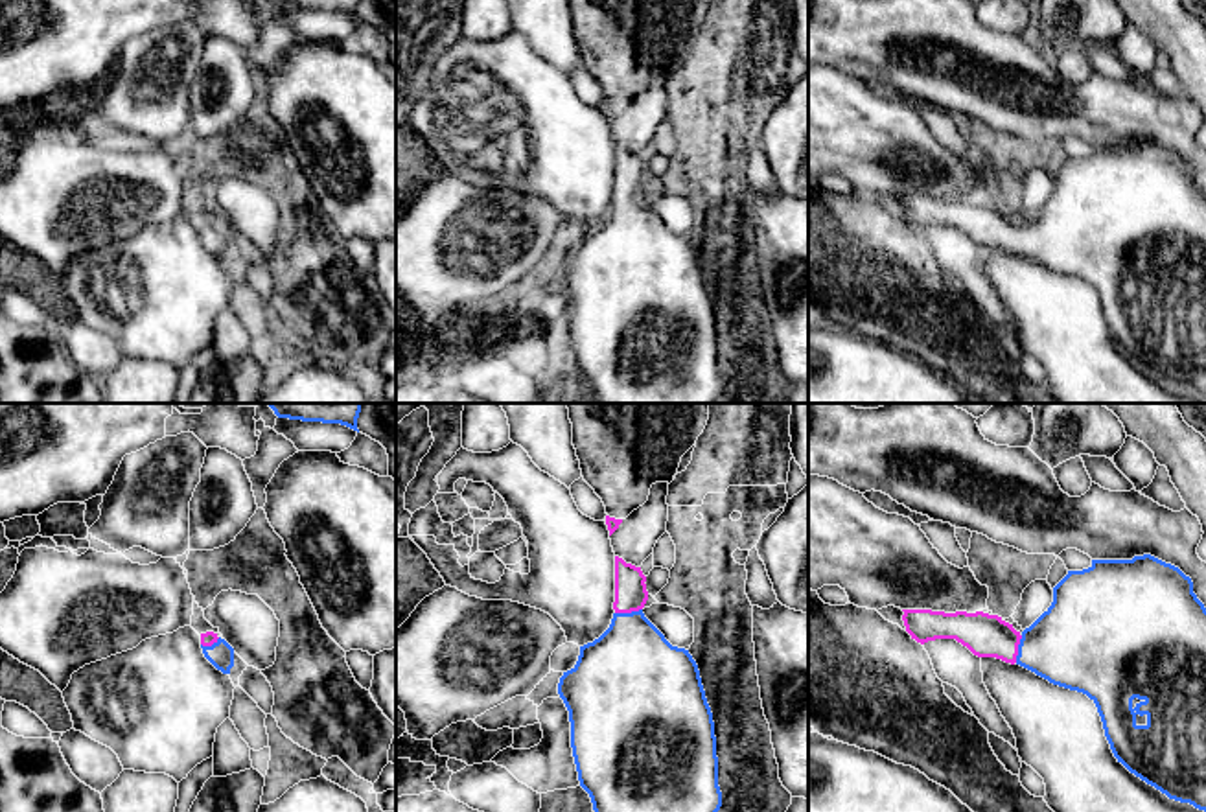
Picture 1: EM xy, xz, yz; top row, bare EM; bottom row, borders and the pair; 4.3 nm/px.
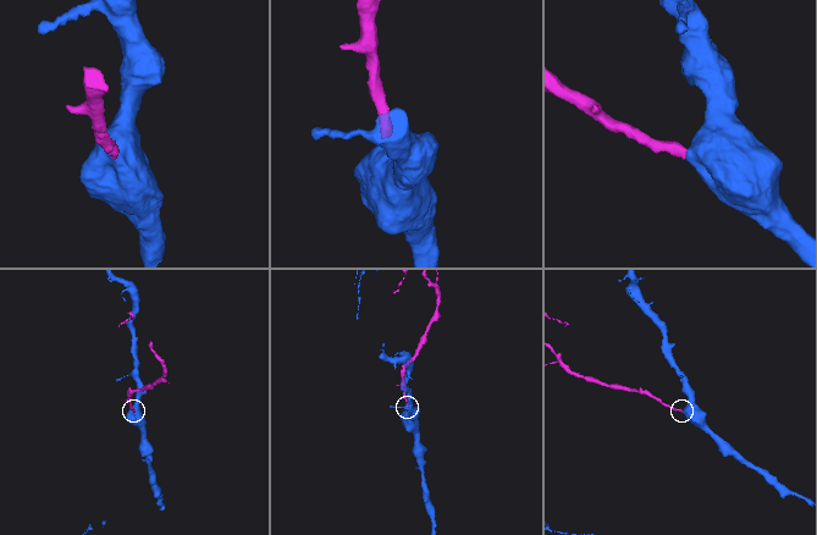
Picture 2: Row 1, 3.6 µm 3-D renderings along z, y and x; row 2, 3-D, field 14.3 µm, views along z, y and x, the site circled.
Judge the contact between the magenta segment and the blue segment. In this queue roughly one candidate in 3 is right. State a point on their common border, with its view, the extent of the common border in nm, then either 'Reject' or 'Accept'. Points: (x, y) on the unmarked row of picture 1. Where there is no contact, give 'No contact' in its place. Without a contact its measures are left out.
Touches magenta at xz (628, 199). Shared border 120 nm. Accept

